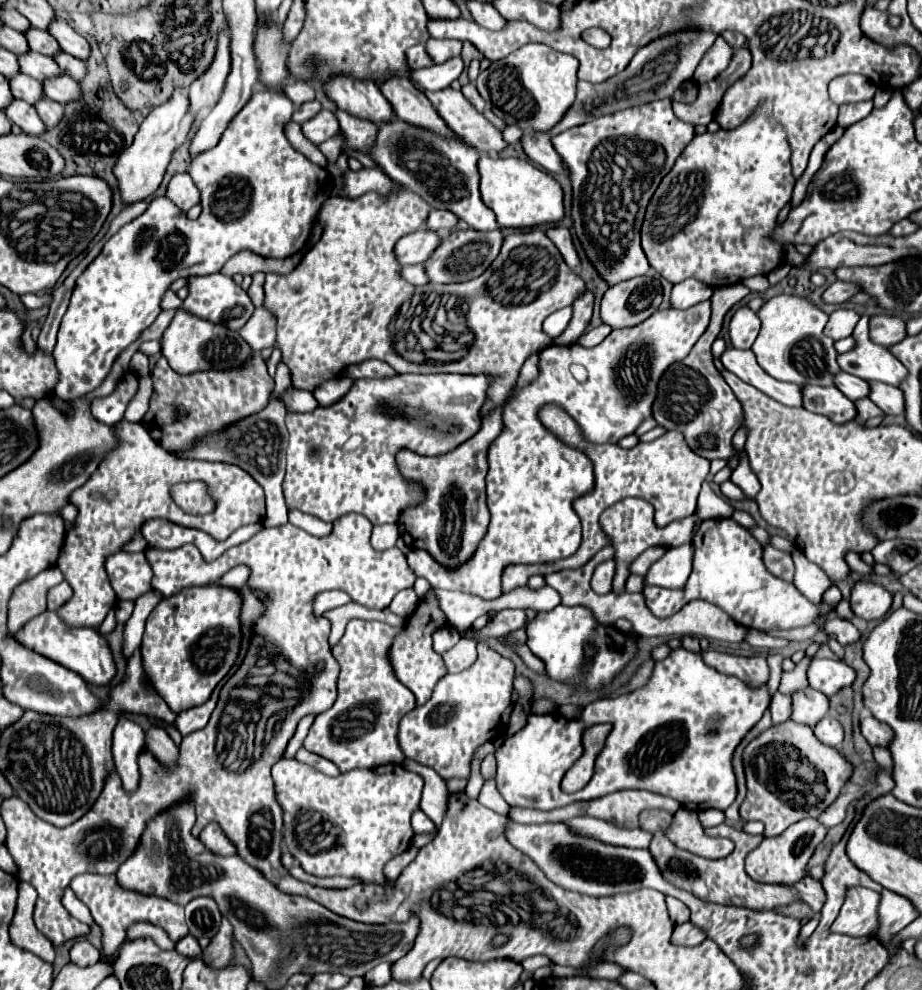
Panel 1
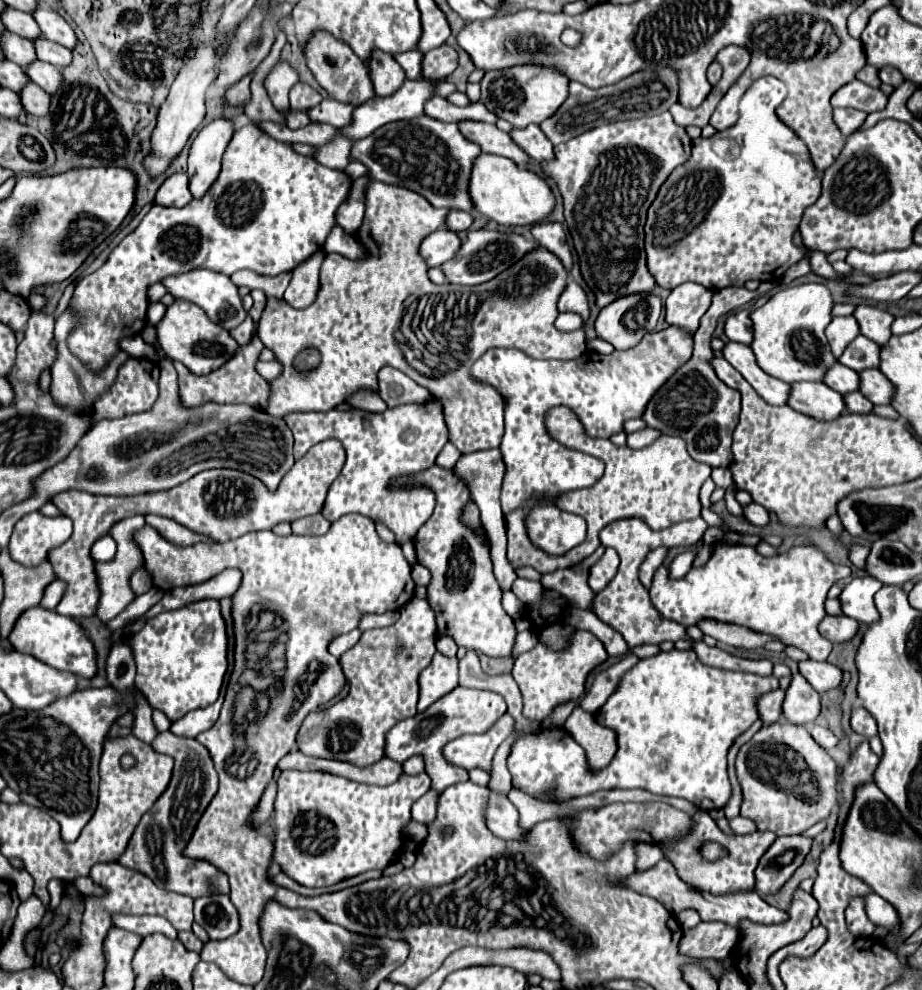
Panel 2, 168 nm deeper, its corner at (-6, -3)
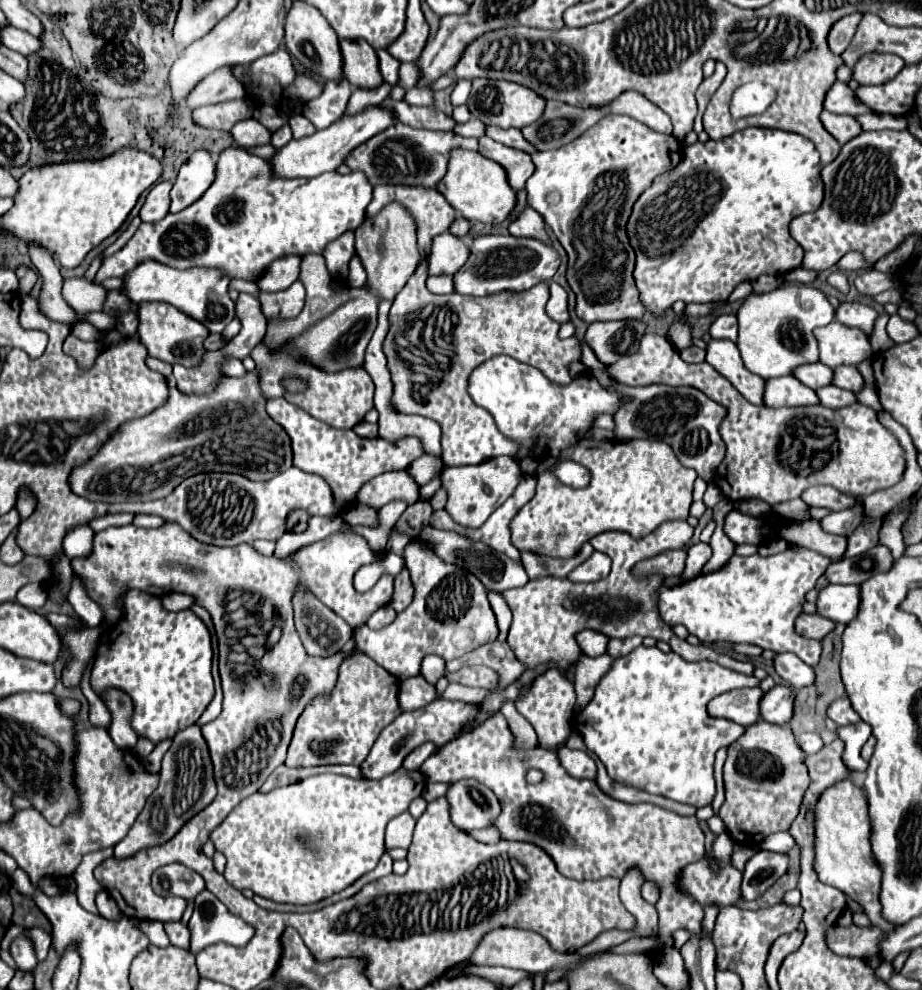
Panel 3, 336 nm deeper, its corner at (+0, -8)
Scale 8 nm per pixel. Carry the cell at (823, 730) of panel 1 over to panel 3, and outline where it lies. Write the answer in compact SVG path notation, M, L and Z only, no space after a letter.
M805 732L805 734L801 734L801 736L797 738L797 744L799 744L799 748L801 748L805 754L815 754L815 752L819 752L819 750L823 748L823 740L821 740L821 736L815 734L815 732Z

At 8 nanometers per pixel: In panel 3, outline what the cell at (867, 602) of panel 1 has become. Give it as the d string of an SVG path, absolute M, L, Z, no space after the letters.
M829 584L817 594L817 614L849 624L859 610L859 586Z

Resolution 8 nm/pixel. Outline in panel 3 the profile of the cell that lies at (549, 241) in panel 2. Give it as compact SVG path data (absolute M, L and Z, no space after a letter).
M525 208L525 210L509 224L509 232L511 232L513 236L519 236L519 238L537 238L537 240L549 242L543 216L541 216L539 212L535 212L533 208Z

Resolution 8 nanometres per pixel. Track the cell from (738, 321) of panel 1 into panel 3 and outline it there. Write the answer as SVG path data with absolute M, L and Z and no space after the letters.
M733 314L717 316L709 328L711 338L725 338L725 340L737 340L737 318Z

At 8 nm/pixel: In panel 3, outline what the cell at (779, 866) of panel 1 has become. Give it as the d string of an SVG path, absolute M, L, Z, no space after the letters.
M761 850L757 852L743 870L743 884L741 884L741 898L755 900L761 896L777 878L787 872L787 856Z

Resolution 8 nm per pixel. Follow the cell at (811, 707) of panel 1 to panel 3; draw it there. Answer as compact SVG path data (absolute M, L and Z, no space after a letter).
M773 686L759 702L761 718L771 724L785 726L793 716L793 698L795 696L789 686Z

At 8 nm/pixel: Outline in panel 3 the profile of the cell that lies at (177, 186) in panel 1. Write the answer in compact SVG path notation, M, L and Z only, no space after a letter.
M157 182L151 192L147 194L145 198L145 204L139 212L139 218L143 222L157 222L161 218L167 216L167 210L169 210L169 190L171 190L171 182Z

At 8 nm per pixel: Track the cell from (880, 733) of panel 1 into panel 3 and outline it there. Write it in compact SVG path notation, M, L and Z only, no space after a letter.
M837 698L829 704L827 708L827 716L837 724L837 726L847 726L847 724L857 724L861 718L859 714L853 710L849 698Z

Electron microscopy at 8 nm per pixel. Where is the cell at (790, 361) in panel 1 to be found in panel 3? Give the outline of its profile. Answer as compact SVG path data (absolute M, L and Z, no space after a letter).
M807 284L781 286L771 292L751 292L737 310L739 336L737 348L747 370L761 378L777 378L791 374L793 368L819 360L819 348L813 338L813 328L833 320L833 306L825 294Z

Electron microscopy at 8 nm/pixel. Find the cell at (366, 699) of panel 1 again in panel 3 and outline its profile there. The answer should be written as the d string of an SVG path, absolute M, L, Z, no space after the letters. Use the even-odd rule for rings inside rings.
M355 654L339 666L339 678L331 692L313 698L297 720L287 750L287 766L321 766L321 764L353 764L361 766L375 738L399 714L397 704L399 680L379 668L367 654ZM319 746L319 752L315 748Z

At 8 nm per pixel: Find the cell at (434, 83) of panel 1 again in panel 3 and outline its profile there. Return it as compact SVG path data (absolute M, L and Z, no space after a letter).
M371 106L371 108L367 108L365 112L361 112L357 116L343 116L341 120L337 120L335 124L331 124L329 128L317 130L315 134L311 134L307 138L291 140L291 144L287 144L281 150L277 150L267 160L271 164L271 174L275 178L313 178L313 176L319 176L323 172L331 172L339 164L343 164L345 156L353 148L357 148L359 144L367 142L375 134L383 132L393 122L395 122L393 112L385 110L385 108L379 108L379 106Z

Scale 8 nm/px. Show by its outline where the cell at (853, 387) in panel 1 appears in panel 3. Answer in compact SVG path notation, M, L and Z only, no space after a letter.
M815 362L815 364L803 364L803 366L795 368L793 376L795 376L799 382L803 382L805 386L809 386L809 388L815 390L815 388L821 388L821 386L831 384L833 372L831 372L831 368L827 368L825 364Z

